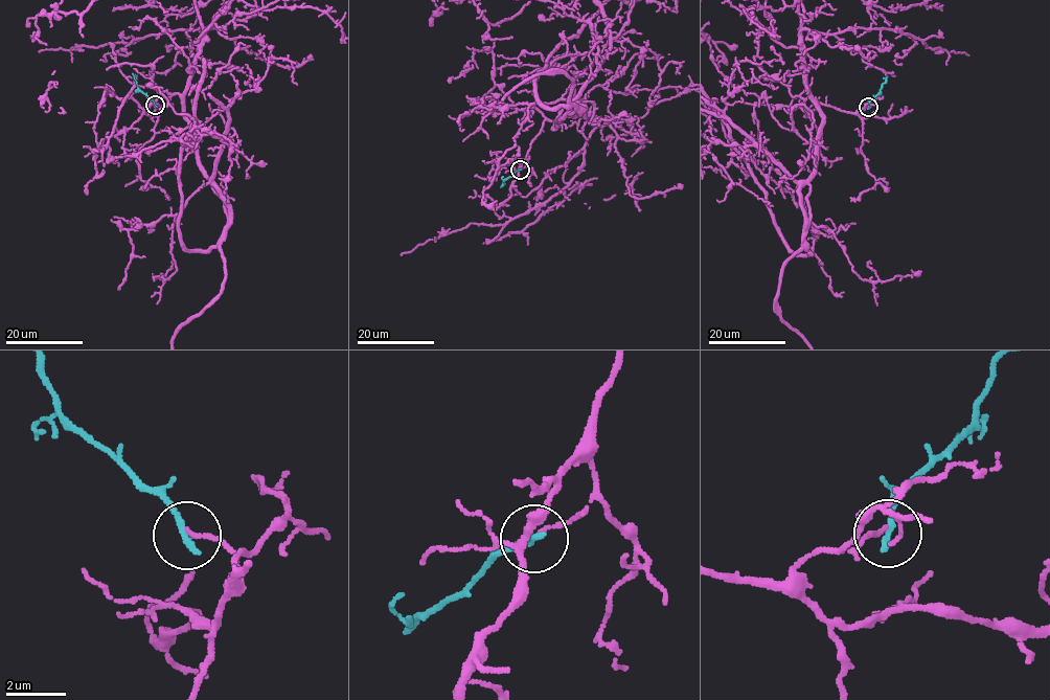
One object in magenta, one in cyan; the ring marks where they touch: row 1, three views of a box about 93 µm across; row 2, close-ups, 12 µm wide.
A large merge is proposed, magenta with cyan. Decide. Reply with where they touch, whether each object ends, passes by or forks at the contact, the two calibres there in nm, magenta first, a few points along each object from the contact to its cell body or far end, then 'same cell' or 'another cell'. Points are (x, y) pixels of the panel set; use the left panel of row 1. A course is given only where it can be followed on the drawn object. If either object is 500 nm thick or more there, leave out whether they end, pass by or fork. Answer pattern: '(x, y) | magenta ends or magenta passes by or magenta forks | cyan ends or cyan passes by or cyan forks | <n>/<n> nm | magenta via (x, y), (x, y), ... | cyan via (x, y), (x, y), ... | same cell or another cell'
(155, 105) | magenta ends | cyan ends | 110/240 nm | magenta via (155, 104), (182, 100), (197, 163), (227, 225), (222, 291), (183, 322) | cyan via (155, 105), (139, 88), (132, 73) | another cell

